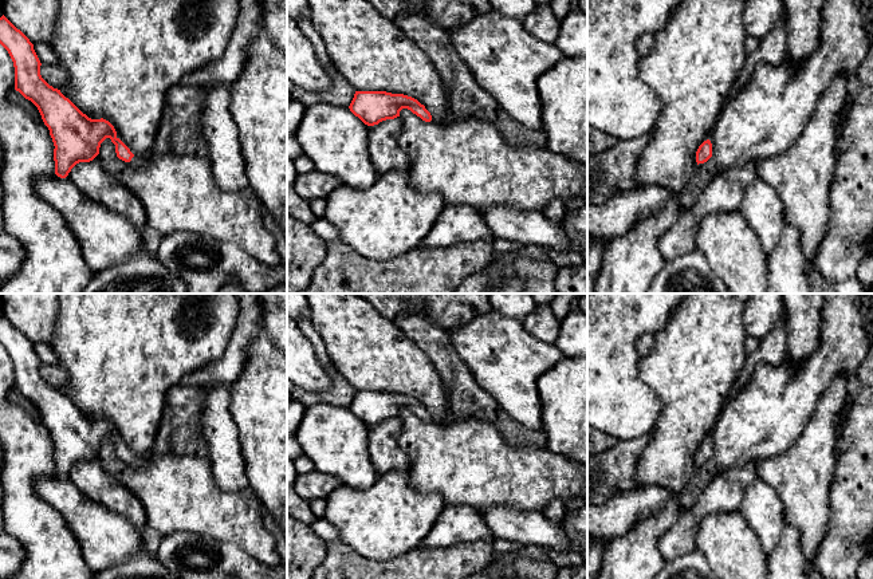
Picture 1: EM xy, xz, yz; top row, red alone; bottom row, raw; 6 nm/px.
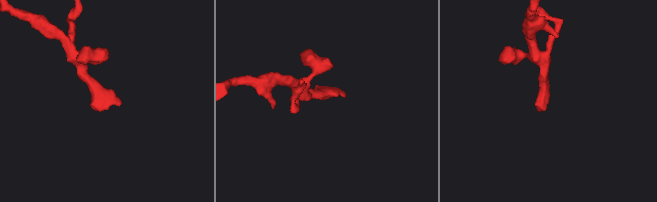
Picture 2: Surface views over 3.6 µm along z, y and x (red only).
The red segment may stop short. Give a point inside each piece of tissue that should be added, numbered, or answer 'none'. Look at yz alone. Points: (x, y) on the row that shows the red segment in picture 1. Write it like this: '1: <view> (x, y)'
none

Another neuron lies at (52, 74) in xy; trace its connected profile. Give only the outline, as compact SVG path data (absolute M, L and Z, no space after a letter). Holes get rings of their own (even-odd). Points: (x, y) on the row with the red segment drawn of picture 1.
M42 64L42 78L54 88L63 90L67 83L66 71L58 64Z

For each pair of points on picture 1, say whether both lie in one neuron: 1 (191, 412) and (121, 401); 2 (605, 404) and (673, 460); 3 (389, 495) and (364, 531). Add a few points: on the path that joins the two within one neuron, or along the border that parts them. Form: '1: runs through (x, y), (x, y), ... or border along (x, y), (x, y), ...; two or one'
1: border along (177, 383), (166, 394), (156, 438); two
2: border along (663, 408), (653, 429), (647, 436); two
3: runs through (389, 504), (373, 522); one

